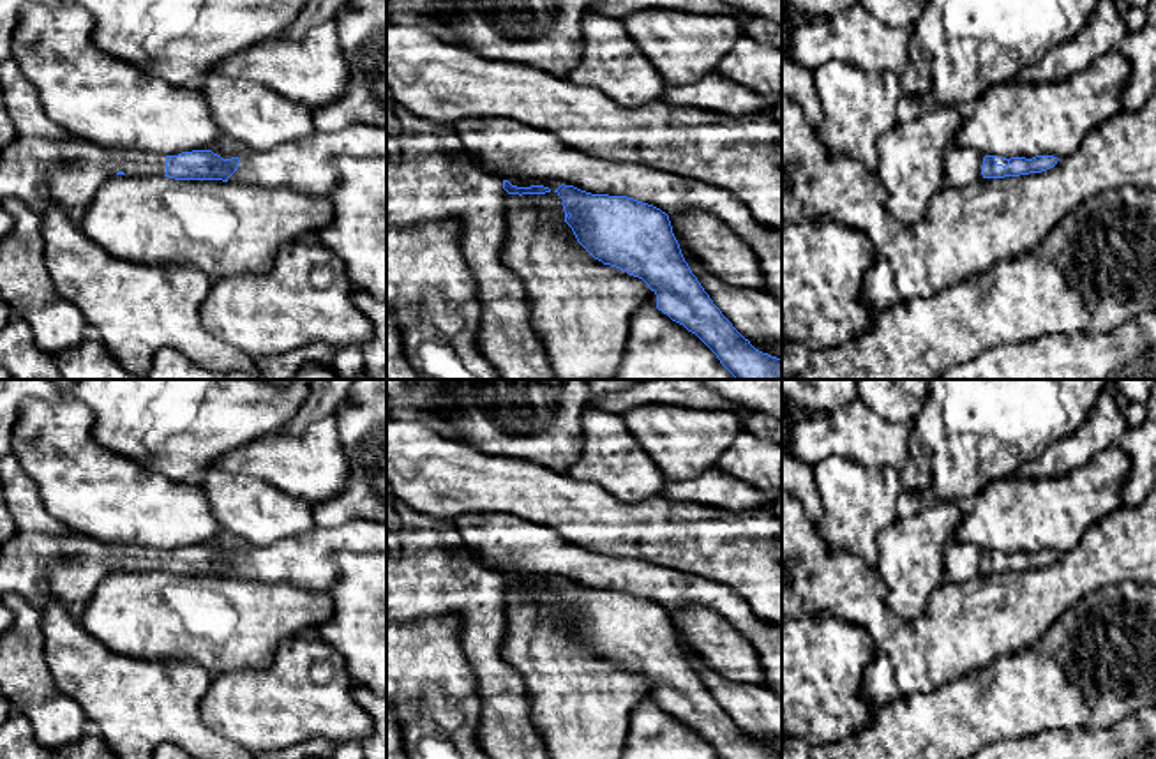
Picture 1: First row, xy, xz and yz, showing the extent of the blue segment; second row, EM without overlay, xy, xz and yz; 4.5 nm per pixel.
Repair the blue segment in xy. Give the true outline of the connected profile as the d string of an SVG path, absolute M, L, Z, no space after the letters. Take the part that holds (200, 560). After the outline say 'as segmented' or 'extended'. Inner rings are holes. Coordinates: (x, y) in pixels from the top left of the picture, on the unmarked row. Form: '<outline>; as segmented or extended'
M12 452L0 457L0 478L16 522L14 535L0 545L0 597L16 593L37 611L56 602L79 620L97 584L115 570L228 577L240 560L238 552L222 554L212 545L159 551L92 540L49 515Z; extended

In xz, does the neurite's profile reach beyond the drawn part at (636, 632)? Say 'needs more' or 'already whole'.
needs more

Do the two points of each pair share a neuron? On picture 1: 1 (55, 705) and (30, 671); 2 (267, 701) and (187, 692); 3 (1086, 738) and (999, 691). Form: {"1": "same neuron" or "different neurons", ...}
{"1": "same neuron", "2": "different neurons", "3": "different neurons"}

